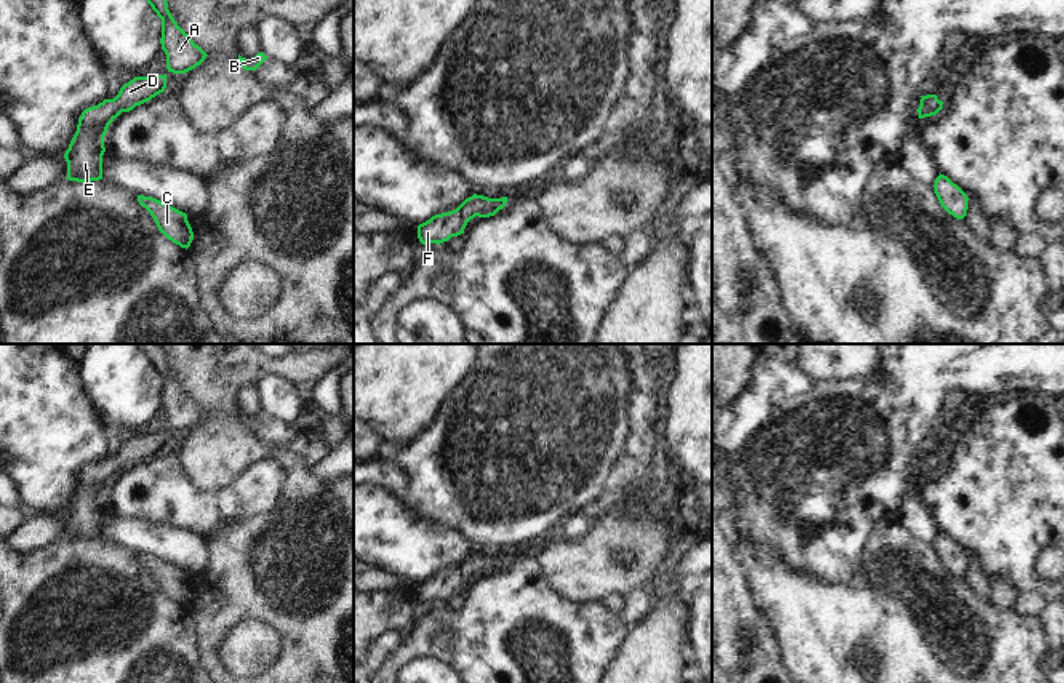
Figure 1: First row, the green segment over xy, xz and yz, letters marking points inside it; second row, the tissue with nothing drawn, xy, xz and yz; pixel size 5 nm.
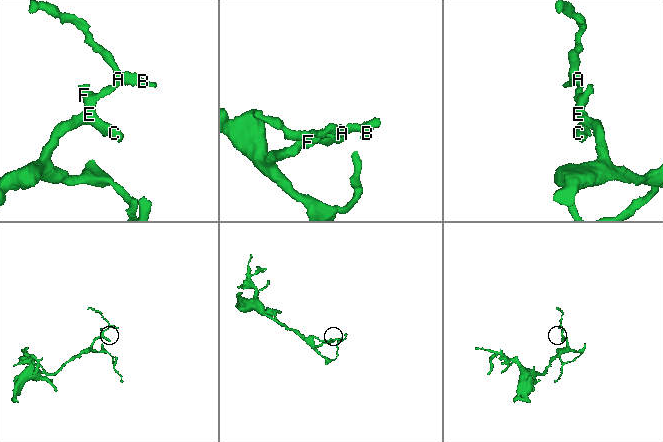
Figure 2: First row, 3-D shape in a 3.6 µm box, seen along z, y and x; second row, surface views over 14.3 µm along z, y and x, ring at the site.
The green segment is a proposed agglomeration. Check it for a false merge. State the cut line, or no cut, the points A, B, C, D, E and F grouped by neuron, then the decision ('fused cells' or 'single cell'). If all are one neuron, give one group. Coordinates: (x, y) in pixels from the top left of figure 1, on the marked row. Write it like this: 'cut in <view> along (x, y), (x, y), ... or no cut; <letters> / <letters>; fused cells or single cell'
no cut; A B C D E F; single cell

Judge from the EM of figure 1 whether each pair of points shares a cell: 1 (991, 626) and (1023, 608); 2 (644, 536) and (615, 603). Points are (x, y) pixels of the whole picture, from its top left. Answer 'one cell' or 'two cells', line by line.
1: two cells
2: two cells

